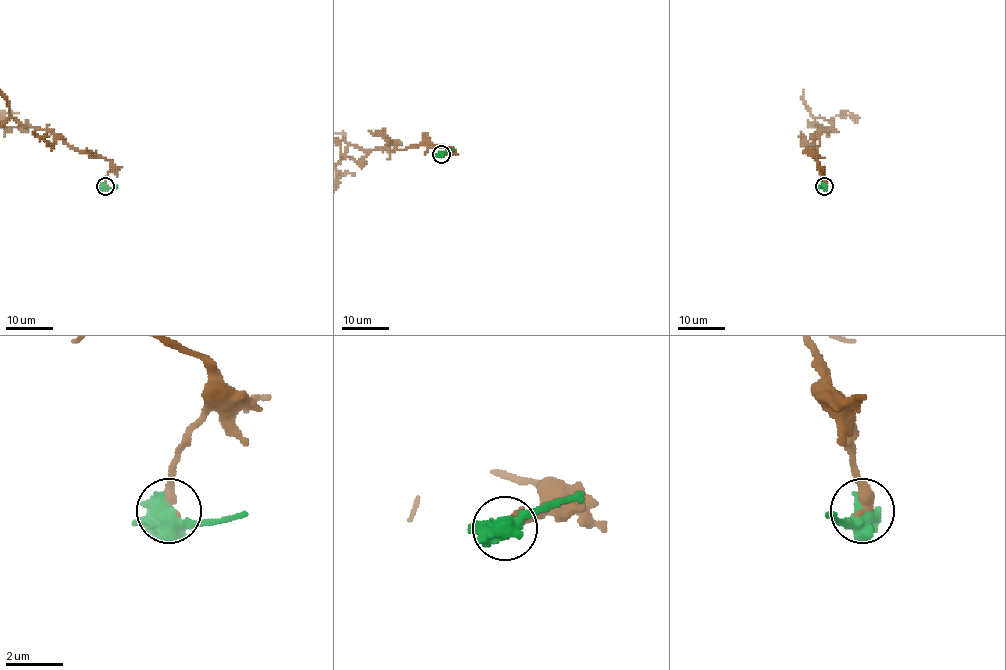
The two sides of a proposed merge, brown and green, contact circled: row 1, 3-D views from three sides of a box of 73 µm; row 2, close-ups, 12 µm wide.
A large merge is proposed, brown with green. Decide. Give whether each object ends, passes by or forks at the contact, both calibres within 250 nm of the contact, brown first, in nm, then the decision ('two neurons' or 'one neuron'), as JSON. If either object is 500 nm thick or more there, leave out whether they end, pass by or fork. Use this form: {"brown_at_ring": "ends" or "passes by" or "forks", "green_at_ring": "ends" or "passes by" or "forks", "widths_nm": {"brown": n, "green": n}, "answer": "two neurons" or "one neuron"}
{"widths_nm": {"brown": 420, "green": 600}, "answer": "two neurons"}

